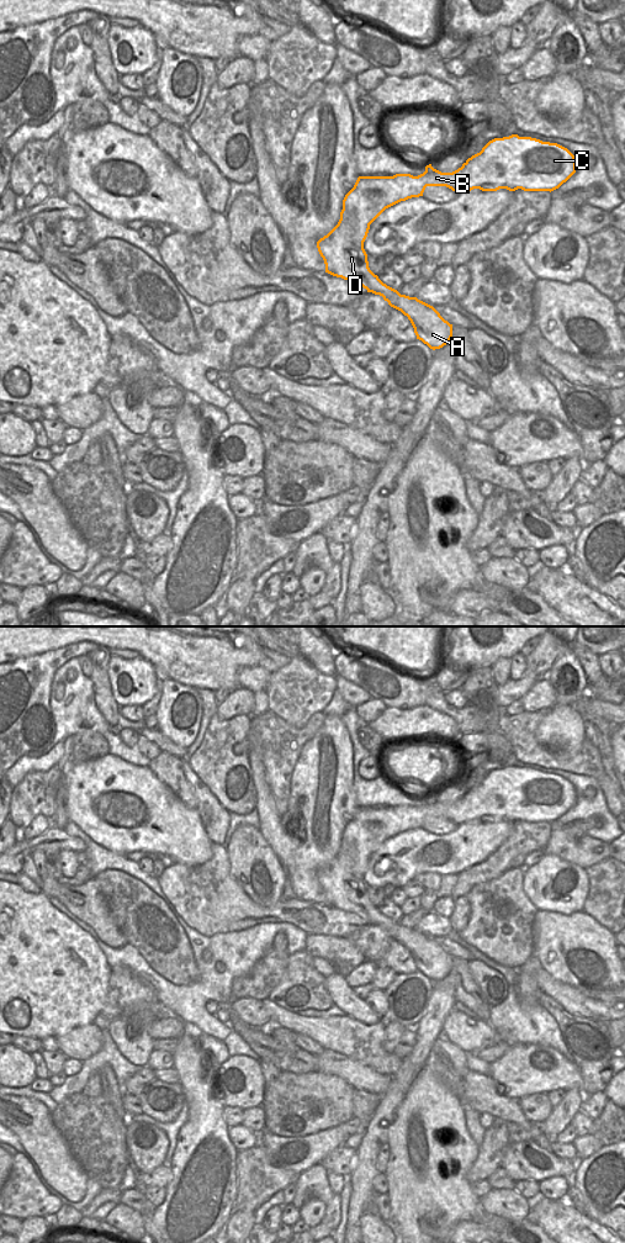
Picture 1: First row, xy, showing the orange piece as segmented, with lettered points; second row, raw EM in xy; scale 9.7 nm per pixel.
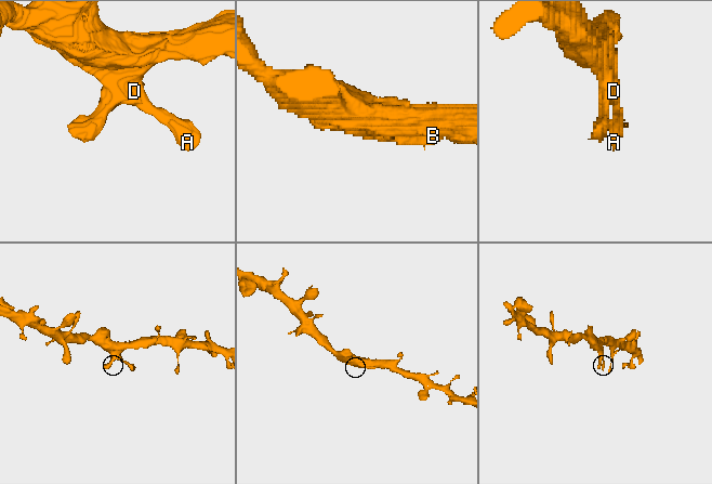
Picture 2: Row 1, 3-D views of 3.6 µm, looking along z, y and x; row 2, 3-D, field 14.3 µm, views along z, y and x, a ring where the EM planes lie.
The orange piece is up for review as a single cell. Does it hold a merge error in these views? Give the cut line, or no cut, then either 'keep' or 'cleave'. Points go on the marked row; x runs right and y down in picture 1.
no cut; keep

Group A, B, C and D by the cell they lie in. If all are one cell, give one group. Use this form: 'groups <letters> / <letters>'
groups A B C D

